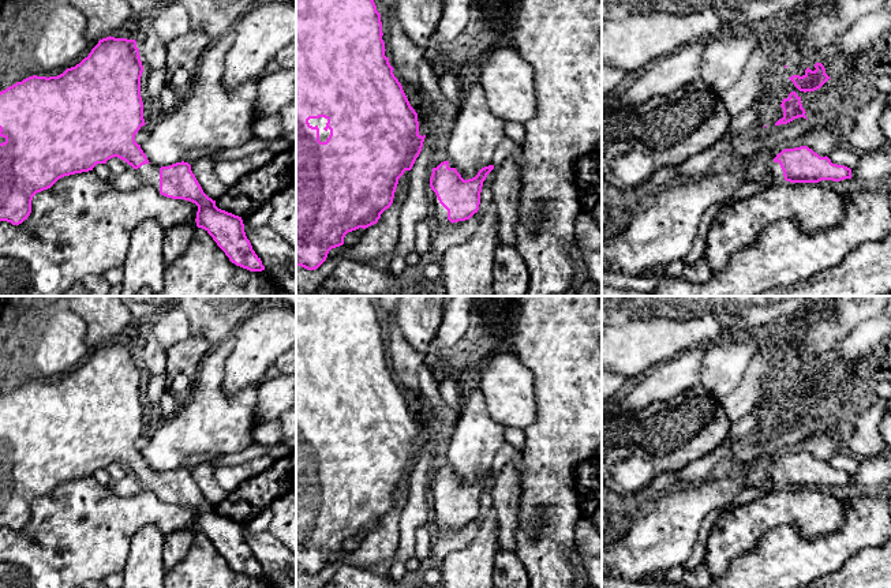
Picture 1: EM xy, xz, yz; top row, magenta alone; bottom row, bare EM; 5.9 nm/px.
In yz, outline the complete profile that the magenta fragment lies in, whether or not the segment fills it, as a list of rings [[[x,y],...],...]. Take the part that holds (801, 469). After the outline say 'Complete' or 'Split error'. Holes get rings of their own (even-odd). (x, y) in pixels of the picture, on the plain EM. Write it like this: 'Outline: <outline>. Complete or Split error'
Outline: [[[808,452],[785,454],[774,464],[770,482],[761,487],[767,491],[774,486],[776,491],[790,488],[819,488],[821,486],[841,487],[851,484],[851,475],[845,471],[832,469],[831,465],[820,462]]]. Split error

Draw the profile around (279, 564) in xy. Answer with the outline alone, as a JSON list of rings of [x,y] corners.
[[[242,523],[244,529],[244,538],[250,546],[252,555],[262,566],[265,576],[274,580],[281,588],[296,588],[296,580],[293,574],[296,573],[296,555],[293,555],[287,547],[284,547],[269,529],[263,532],[254,533],[248,529],[250,523]]]

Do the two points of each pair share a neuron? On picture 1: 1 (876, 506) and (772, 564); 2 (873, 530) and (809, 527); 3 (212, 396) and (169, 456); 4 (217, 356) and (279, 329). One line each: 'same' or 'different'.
1: same
2: different
3: same
4: different

